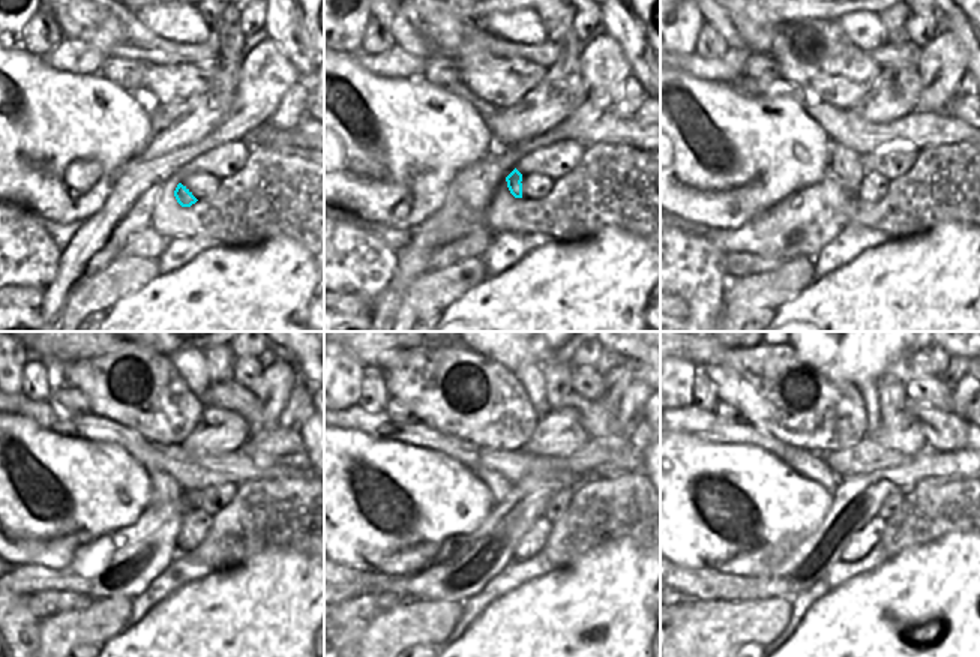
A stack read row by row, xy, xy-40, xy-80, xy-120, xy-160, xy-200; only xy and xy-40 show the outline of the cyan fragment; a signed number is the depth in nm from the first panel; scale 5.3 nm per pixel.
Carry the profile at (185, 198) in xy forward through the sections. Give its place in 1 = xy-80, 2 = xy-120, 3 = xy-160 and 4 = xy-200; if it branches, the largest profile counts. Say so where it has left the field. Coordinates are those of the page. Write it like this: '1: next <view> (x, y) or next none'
1: next xy-80 (842, 162)
2: next xy-120 (167, 492)
3: next xy-160 (499, 486)
4: next xy-200 (811, 465)

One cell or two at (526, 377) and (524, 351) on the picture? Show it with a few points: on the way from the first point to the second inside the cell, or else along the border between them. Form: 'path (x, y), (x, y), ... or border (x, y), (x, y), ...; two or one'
border (539, 362), (521, 365), (514, 372); two

